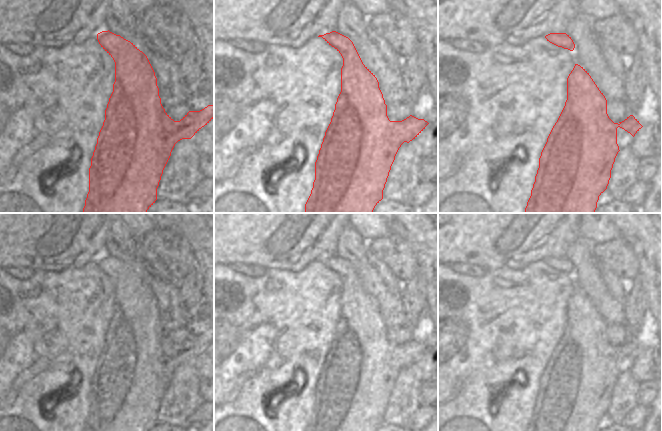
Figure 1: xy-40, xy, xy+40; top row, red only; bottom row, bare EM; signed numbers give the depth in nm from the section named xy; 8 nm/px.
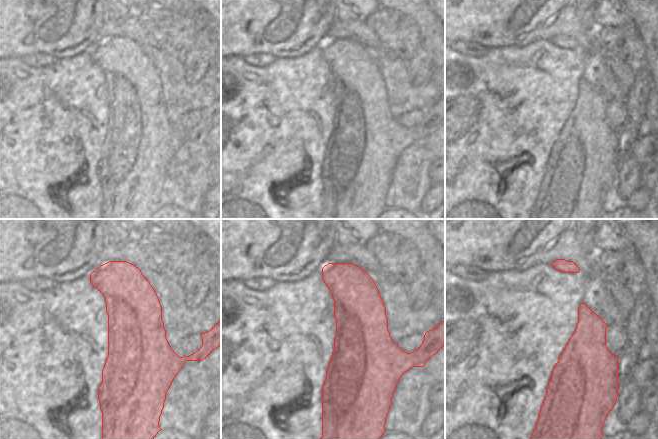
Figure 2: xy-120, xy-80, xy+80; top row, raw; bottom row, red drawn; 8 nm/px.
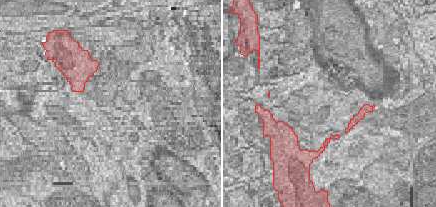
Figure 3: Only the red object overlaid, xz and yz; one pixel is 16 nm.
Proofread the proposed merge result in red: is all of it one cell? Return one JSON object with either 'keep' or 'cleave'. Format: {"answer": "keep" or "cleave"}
{"answer": "keep"}

